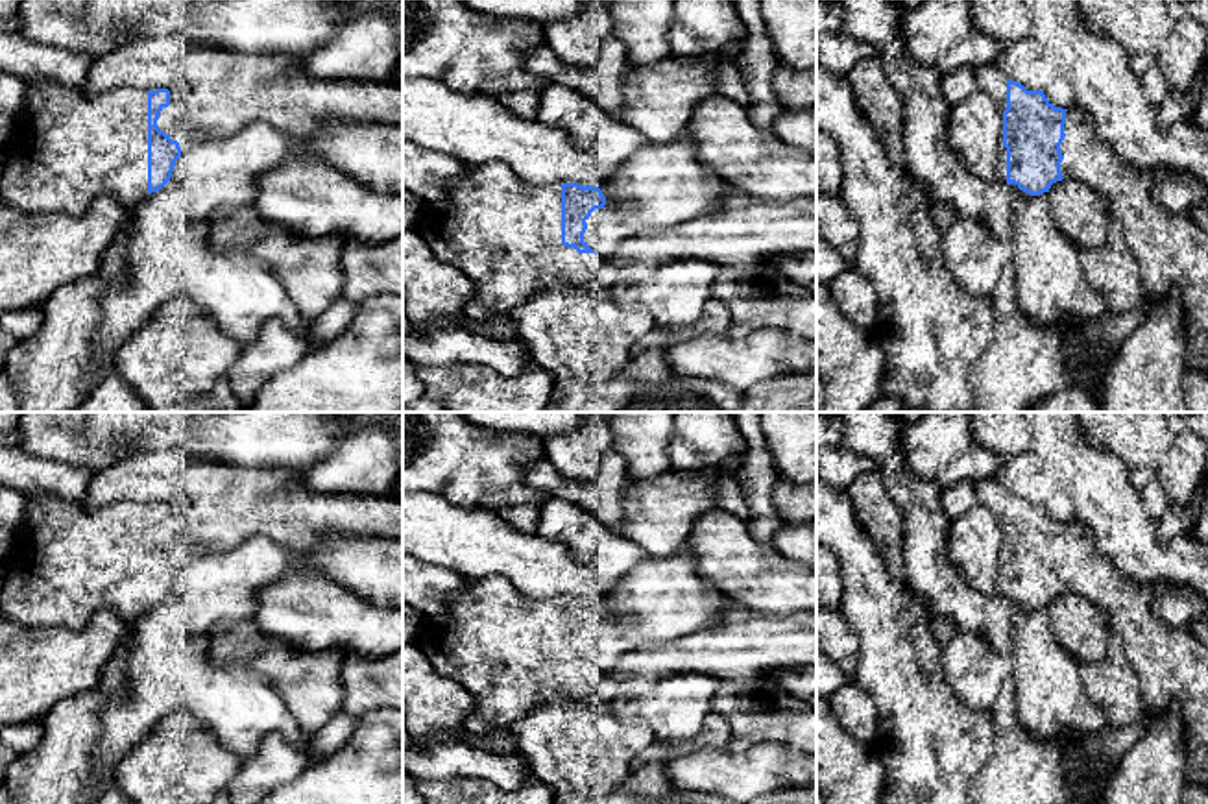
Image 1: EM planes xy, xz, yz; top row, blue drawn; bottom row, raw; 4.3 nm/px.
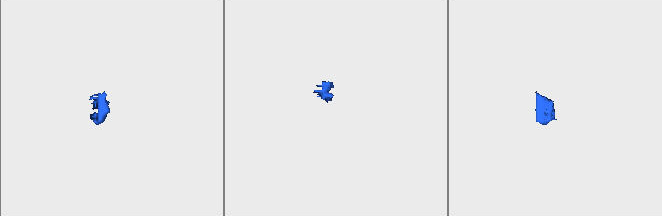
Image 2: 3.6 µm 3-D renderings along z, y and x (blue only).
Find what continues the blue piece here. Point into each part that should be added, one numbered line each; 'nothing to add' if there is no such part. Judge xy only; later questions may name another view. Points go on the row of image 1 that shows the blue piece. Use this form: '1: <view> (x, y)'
1: xy (74, 148)

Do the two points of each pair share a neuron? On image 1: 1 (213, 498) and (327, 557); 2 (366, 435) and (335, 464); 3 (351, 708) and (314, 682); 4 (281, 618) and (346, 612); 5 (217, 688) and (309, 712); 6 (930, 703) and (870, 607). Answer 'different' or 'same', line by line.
1: different
2: same
3: different
4: same
5: different
6: same

